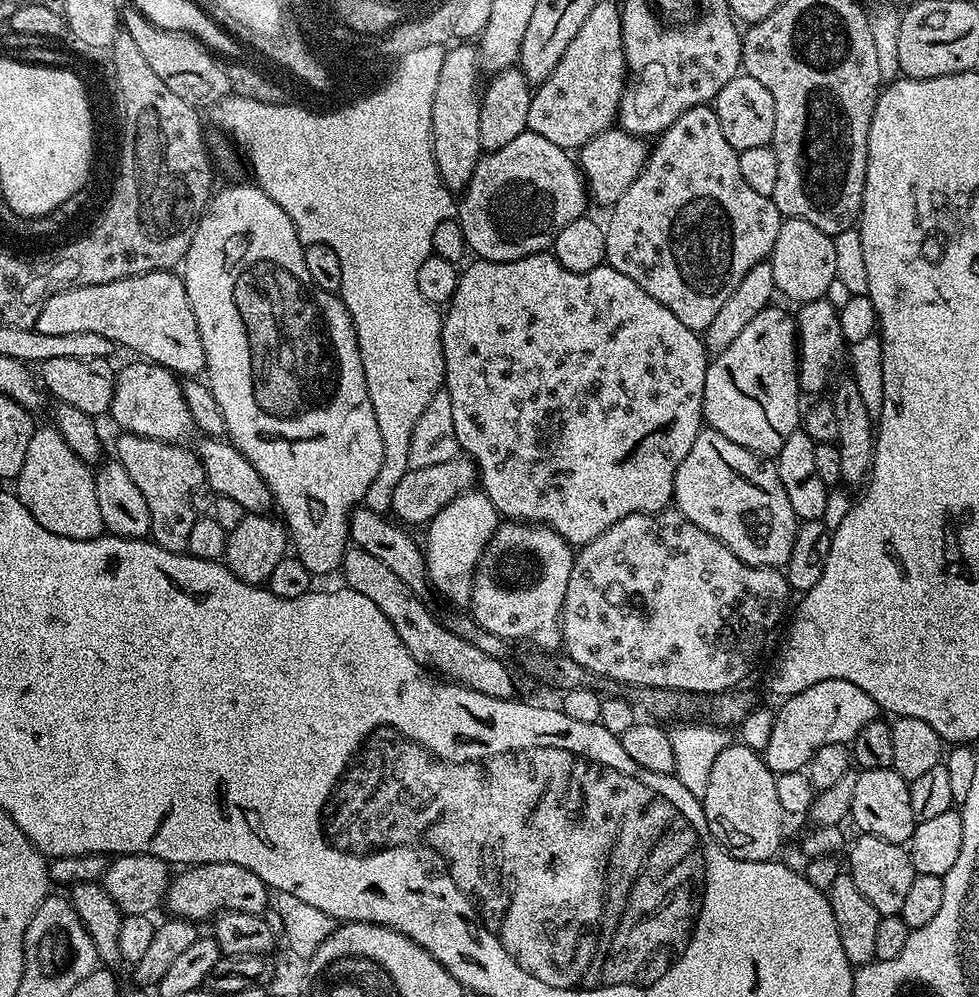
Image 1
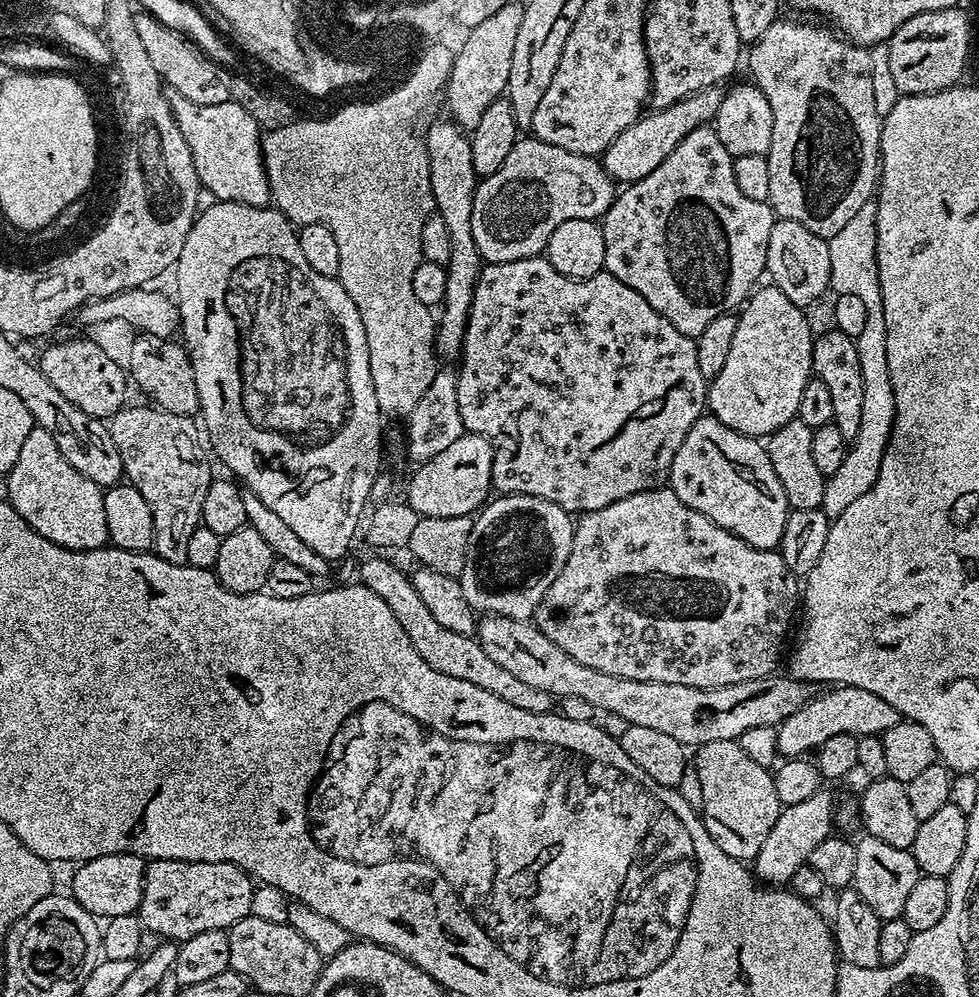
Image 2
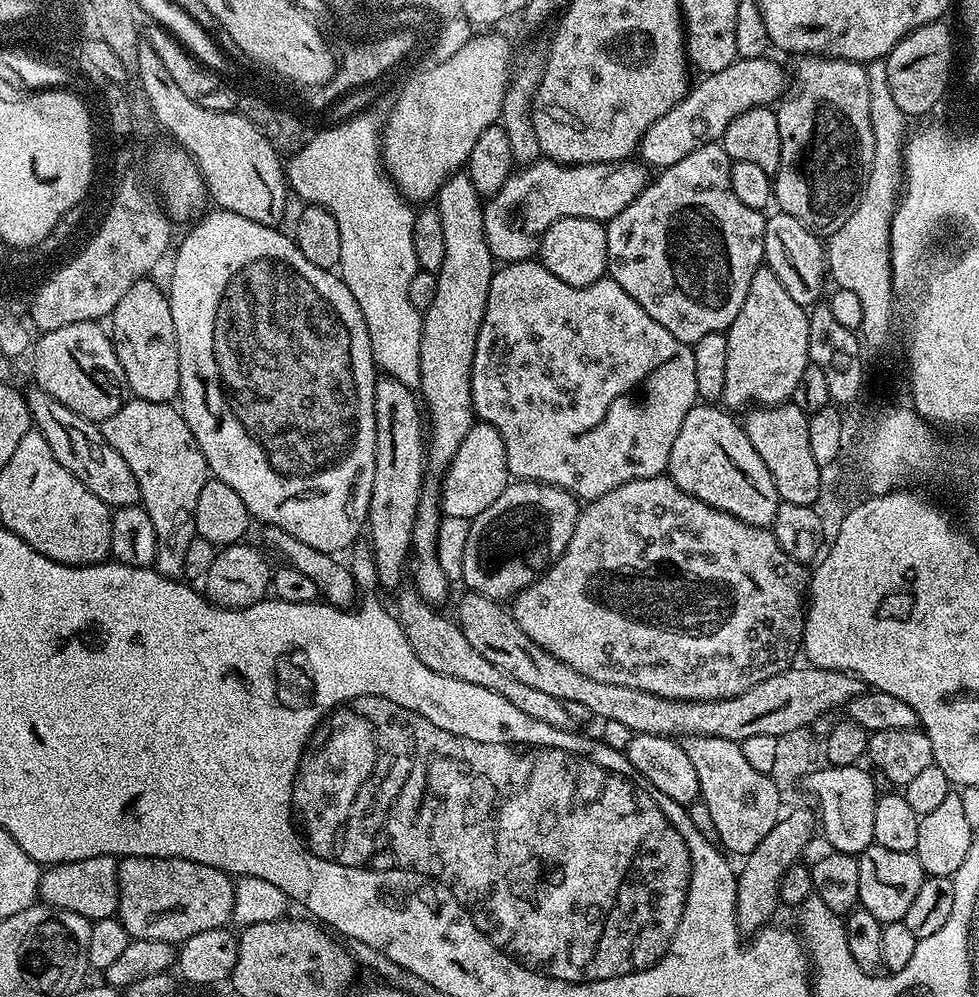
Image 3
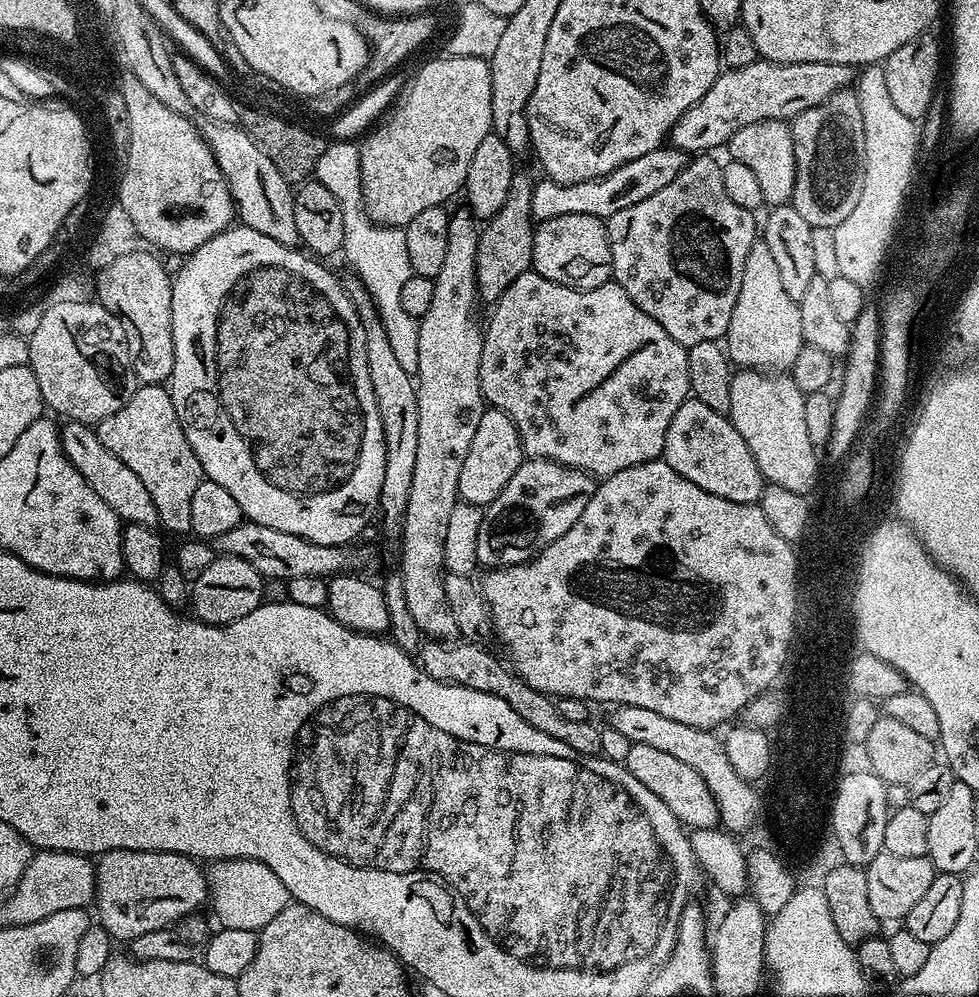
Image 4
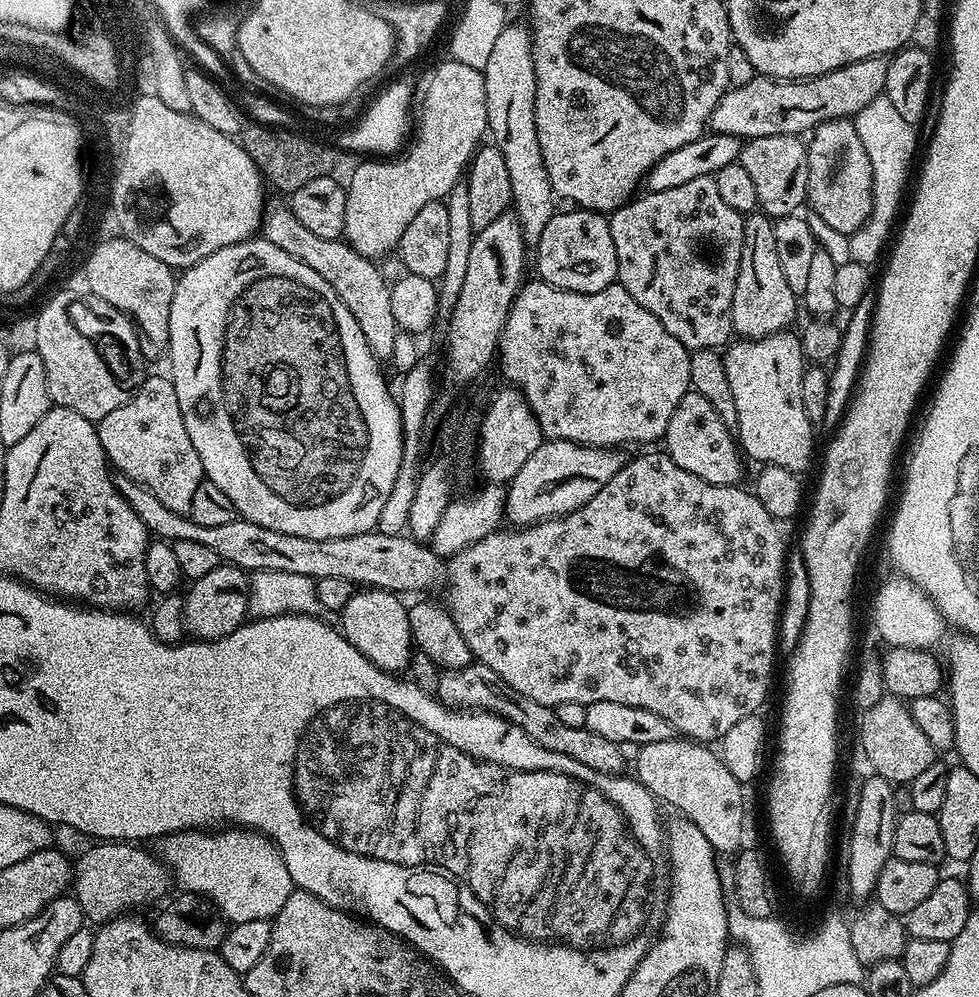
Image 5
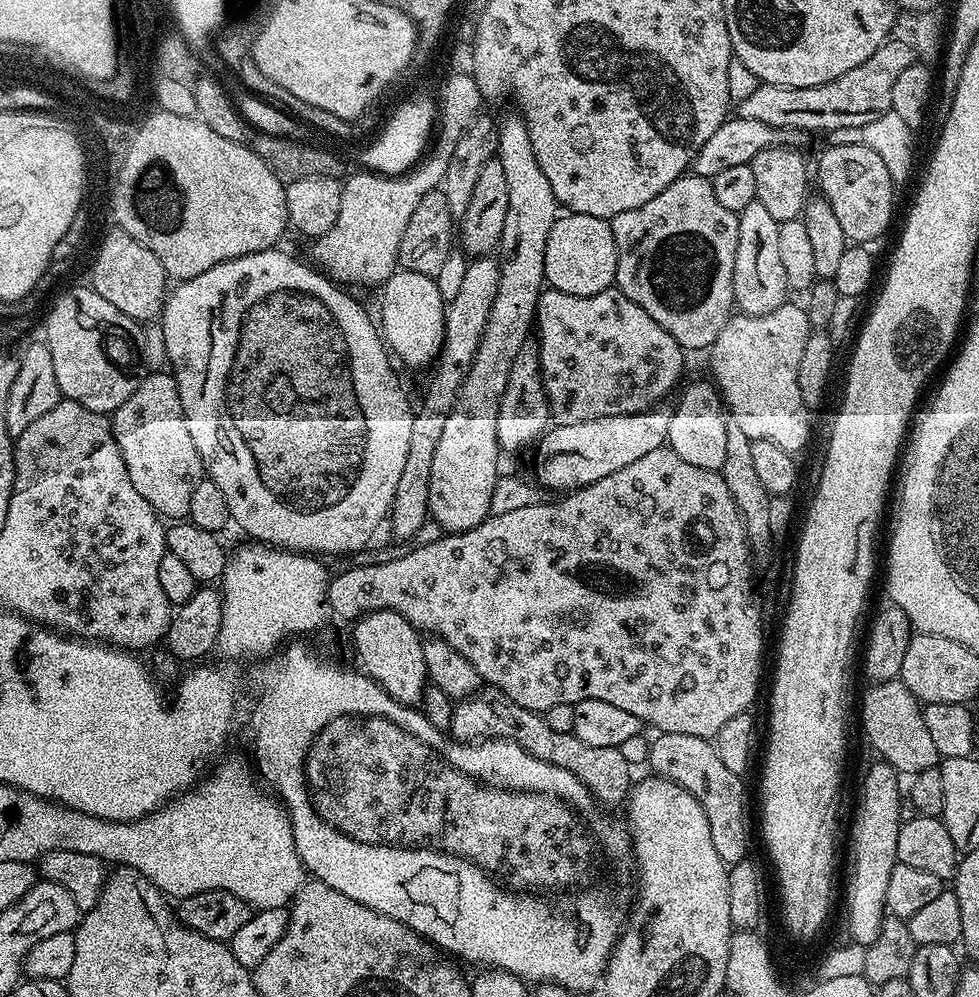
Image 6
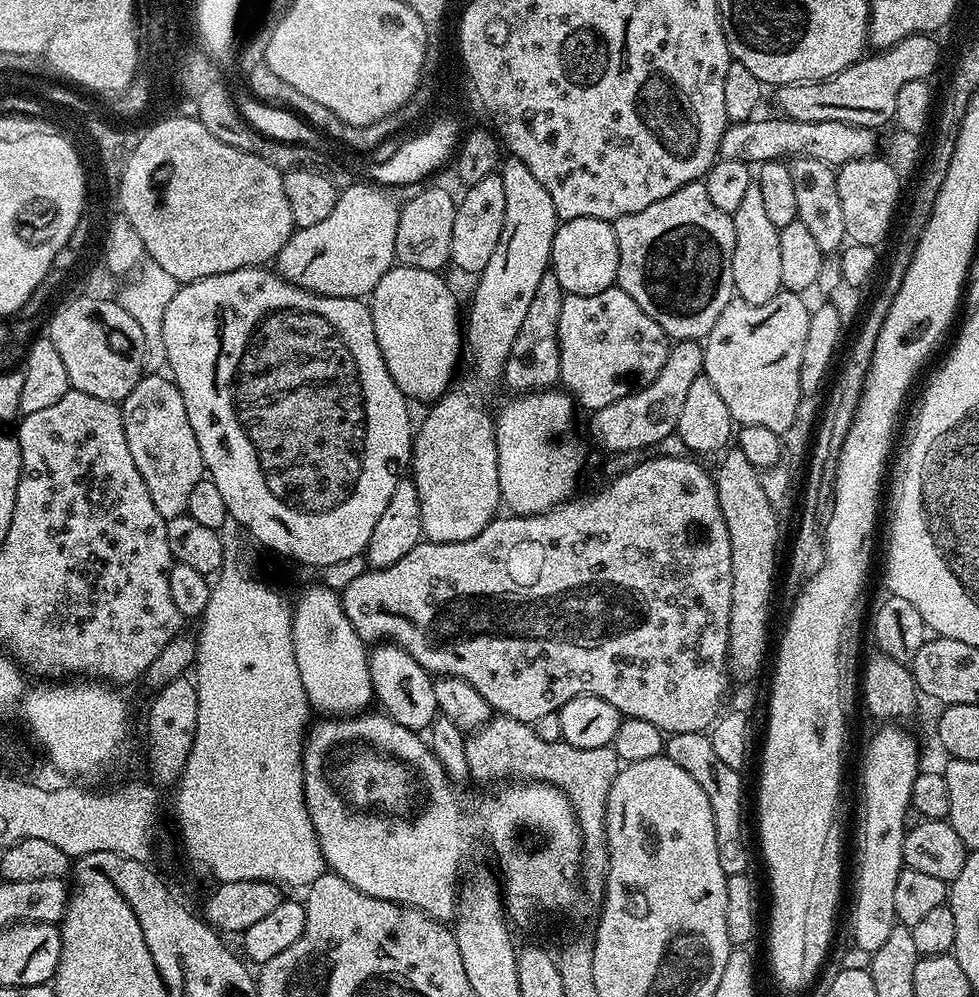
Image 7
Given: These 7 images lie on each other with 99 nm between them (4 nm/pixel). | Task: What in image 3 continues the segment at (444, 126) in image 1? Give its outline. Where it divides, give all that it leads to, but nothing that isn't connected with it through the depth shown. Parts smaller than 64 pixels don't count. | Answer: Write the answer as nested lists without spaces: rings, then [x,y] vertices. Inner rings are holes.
[[[467,171],[454,172],[446,178],[446,182],[442,182],[442,186],[436,191],[434,206],[438,210],[438,218],[442,218],[446,258],[442,261],[442,270],[436,273],[438,290],[434,292],[434,302],[430,302],[430,306],[422,312],[424,325],[420,347],[419,391],[426,405],[426,420],[430,425],[430,439],[426,444],[426,468],[431,475],[425,479],[418,502],[411,555],[414,557],[414,564],[416,560],[414,591],[427,604],[444,606],[440,604],[448,600],[450,581],[439,562],[436,549],[442,519],[441,477],[448,471],[454,454],[458,454],[462,438],[470,434],[472,425],[478,420],[472,405],[472,367],[478,330],[486,314],[494,261],[486,242],[482,197],[478,190],[474,190],[474,182],[470,182]],[[432,472],[436,476],[432,476]]]

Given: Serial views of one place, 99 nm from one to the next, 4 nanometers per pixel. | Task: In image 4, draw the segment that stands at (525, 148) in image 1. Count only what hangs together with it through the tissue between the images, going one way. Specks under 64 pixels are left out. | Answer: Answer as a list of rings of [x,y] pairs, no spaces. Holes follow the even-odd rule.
[[[661,146],[650,150],[650,154],[642,154],[642,158],[634,158],[634,162],[626,162],[626,166],[618,166],[618,170],[590,182],[559,184],[547,178],[537,179],[532,190],[533,217],[542,221],[558,218],[562,214],[590,214],[601,218],[613,216],[618,214],[618,210],[634,206],[634,202],[642,202],[645,198],[650,198],[650,194],[658,194],[658,190],[670,186],[670,182],[674,182],[676,175],[689,161],[689,153],[671,146]]]

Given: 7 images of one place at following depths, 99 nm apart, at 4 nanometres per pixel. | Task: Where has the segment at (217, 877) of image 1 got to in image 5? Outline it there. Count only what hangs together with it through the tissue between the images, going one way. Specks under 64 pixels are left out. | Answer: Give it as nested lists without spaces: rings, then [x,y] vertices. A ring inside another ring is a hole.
[[[109,840],[93,843],[91,846],[93,848],[86,849],[80,857],[75,857],[70,885],[71,895],[76,897],[89,925],[99,926],[107,920],[117,920],[118,917],[140,910],[136,908],[144,908],[147,904],[159,905],[169,895],[168,869],[157,857],[155,860],[142,849],[145,847],[139,843]]]

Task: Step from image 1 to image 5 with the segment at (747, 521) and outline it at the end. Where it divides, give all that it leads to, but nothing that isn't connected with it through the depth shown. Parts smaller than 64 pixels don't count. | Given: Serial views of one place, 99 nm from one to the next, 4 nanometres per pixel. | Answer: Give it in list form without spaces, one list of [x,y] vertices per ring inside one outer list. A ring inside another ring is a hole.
[[[695,390],[687,392],[682,402],[678,402],[678,410],[674,410],[674,418],[670,418],[670,426],[664,432],[662,444],[670,459],[678,462],[682,470],[690,470],[690,474],[698,474],[698,478],[706,482],[741,483],[740,475],[744,472],[745,461],[737,437],[726,430],[726,422],[718,418],[718,410],[714,410],[714,406],[710,406],[710,402],[706,402],[706,398],[702,398],[702,394]]]

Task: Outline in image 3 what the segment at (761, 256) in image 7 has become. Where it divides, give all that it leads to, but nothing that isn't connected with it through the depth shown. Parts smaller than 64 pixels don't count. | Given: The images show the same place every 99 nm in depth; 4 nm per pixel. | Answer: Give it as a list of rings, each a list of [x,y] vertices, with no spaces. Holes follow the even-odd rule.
[[[761,266],[753,274],[750,290],[746,290],[746,302],[742,302],[738,318],[734,318],[726,333],[723,403],[729,409],[775,406],[791,401],[794,386],[798,386],[802,374],[810,367],[808,317],[805,305],[794,302],[794,298],[786,294],[786,286],[778,282],[771,268]]]

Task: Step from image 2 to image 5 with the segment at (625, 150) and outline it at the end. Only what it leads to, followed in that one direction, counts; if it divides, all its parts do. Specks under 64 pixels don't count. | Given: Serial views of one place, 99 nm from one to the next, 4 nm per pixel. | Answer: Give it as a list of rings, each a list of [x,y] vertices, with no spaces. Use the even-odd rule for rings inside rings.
[[[871,56],[838,70],[830,70],[821,76],[812,76],[808,80],[773,80],[770,76],[758,74],[750,82],[746,82],[746,86],[729,87],[724,93],[718,106],[714,106],[712,111],[711,131],[750,141],[754,138],[766,138],[766,134],[808,134],[827,120],[855,118],[862,106],[870,106],[870,102],[874,102],[874,98],[883,93],[887,69],[888,60],[885,57]]]

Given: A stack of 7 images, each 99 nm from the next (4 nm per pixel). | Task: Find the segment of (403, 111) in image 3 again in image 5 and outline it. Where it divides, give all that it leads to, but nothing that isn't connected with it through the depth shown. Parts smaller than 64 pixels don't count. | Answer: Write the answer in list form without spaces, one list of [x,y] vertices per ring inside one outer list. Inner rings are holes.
[[[454,59],[447,60],[444,63],[444,68],[440,72],[432,75],[425,75],[423,81],[418,86],[418,108],[420,104],[420,121],[418,119],[414,124],[414,135],[411,137],[410,143],[407,145],[406,151],[403,154],[393,155],[391,158],[368,158],[360,164],[352,172],[352,177],[346,180],[346,222],[344,223],[343,239],[347,240],[354,250],[358,250],[358,254],[367,256],[369,258],[381,258],[388,251],[395,249],[400,243],[402,234],[406,230],[406,226],[410,226],[410,221],[418,215],[418,210],[422,210],[422,206],[427,206],[429,202],[438,202],[444,200],[455,184],[461,183],[465,179],[466,171],[469,164],[472,163],[472,156],[476,149],[481,147],[483,138],[485,139],[488,132],[488,115],[486,114],[486,82],[484,81],[484,73],[471,66],[464,66],[462,62]]]

